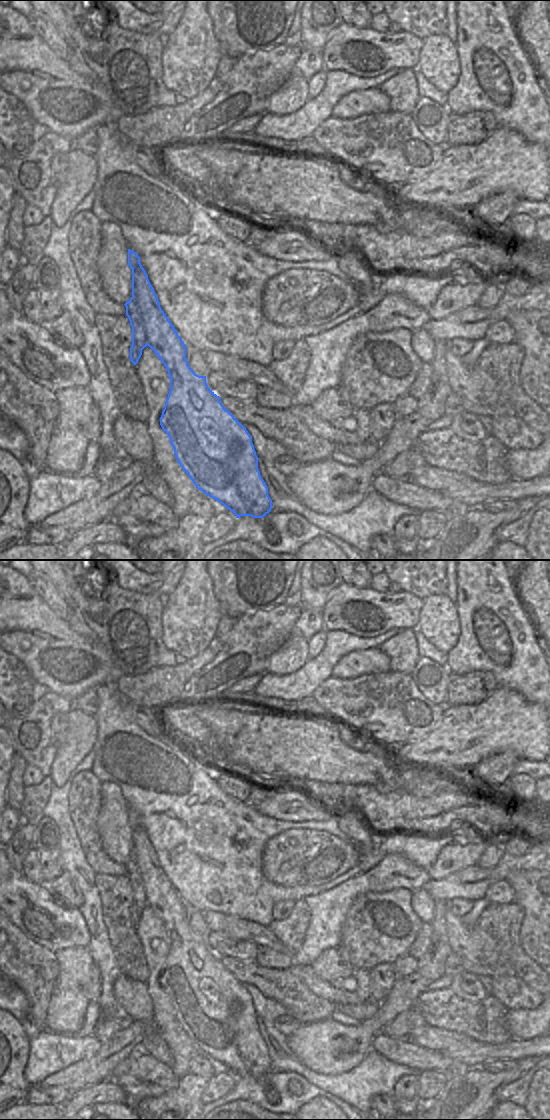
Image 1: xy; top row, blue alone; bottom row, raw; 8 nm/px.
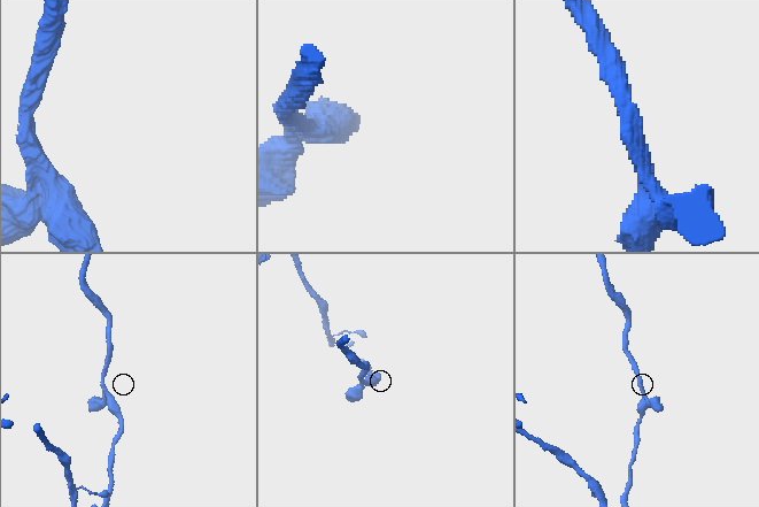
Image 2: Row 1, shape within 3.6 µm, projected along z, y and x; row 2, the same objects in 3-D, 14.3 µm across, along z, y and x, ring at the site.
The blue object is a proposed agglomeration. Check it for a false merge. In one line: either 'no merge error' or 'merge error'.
merge error

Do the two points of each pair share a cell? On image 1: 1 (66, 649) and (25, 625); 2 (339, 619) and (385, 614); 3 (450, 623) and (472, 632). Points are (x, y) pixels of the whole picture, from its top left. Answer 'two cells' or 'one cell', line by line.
1: one cell
2: one cell
3: two cells

